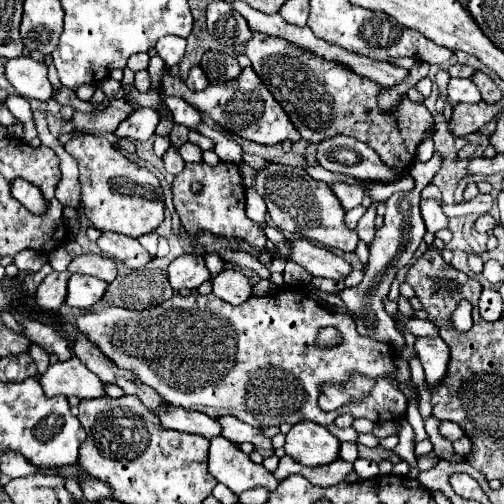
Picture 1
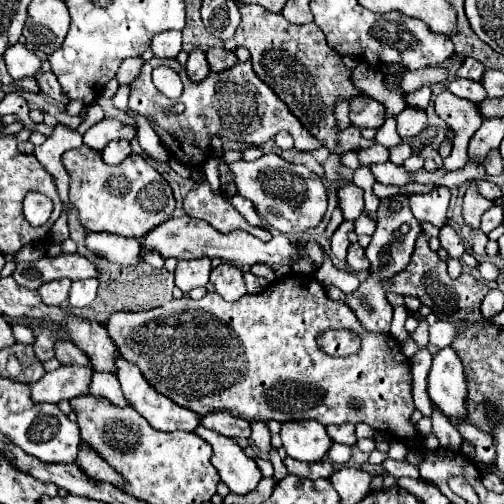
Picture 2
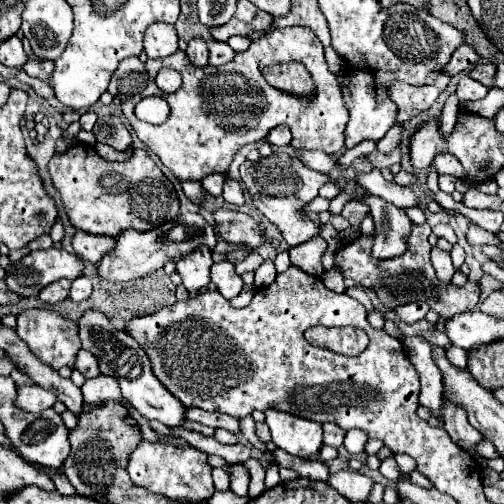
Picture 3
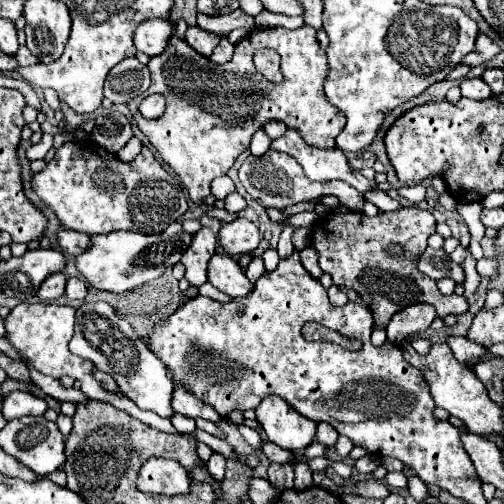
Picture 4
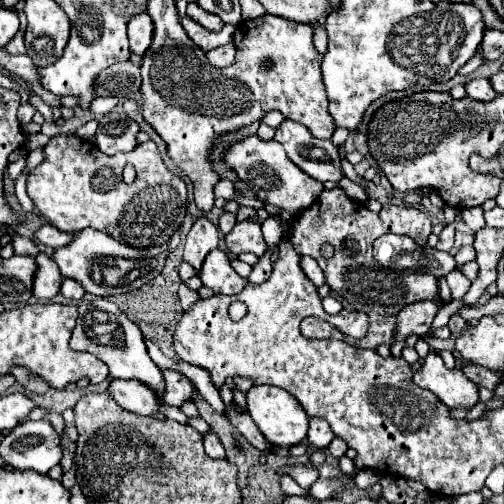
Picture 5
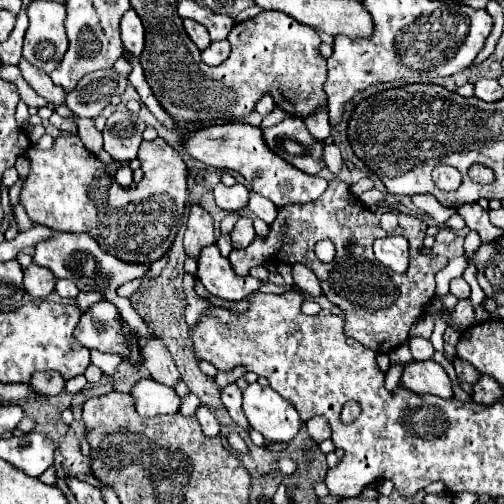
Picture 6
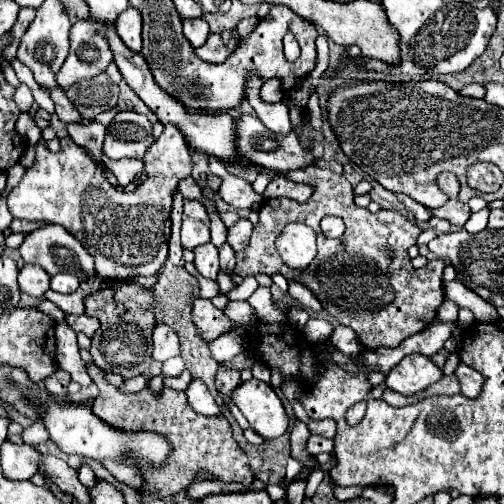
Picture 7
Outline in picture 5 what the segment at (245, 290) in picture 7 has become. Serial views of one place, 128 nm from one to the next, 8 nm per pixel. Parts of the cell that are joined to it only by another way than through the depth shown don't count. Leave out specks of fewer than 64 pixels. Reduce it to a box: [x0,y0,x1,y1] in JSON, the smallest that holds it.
[200,250,248,296]

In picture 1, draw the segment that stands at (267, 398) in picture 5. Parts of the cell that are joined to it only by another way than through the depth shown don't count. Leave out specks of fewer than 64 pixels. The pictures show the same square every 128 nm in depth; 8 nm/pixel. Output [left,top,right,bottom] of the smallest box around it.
[284,422,340,466]

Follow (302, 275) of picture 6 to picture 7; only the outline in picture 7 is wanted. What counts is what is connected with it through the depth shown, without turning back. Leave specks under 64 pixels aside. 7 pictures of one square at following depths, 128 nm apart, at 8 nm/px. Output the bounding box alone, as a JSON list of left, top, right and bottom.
[288,280,322,312]

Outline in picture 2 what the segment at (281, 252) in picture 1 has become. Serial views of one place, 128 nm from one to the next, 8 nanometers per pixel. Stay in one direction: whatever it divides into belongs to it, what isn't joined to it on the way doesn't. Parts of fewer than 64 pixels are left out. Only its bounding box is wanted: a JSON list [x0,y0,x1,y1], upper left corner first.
[142,216,324,268]

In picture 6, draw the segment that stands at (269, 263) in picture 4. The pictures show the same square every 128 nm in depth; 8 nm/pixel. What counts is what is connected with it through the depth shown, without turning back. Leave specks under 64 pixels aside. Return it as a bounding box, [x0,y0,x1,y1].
[248,192,278,224]

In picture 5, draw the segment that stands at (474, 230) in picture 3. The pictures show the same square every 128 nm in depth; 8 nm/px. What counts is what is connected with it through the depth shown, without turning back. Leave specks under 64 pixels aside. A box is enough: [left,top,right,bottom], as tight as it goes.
[431,299,465,333]

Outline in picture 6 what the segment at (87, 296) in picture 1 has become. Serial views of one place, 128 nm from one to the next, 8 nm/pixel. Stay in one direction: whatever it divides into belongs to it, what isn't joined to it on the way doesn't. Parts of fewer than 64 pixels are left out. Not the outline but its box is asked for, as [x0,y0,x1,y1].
[56,280,78,298]

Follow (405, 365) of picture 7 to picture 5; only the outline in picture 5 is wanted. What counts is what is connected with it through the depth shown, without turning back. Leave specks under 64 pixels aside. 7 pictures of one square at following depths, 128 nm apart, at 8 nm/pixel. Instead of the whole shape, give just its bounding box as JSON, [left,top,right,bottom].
[414,350,478,410]

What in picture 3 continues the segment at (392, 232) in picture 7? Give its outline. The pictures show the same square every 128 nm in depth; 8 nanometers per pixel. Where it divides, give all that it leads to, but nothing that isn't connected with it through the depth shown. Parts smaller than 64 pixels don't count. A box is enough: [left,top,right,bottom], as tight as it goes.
[334,224,480,312]

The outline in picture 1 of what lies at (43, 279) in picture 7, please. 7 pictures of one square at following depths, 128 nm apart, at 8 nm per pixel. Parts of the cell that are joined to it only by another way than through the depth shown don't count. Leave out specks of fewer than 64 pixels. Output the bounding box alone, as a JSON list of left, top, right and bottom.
[36,272,70,310]

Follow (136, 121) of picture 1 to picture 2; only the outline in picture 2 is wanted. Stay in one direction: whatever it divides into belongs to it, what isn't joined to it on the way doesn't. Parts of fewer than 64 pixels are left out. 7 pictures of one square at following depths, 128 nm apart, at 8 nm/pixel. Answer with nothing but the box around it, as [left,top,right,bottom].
[84,118,136,150]

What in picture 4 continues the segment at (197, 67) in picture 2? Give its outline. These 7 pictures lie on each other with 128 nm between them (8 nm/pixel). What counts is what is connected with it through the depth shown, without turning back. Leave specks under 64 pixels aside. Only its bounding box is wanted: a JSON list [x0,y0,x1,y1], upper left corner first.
[186,26,220,56]

